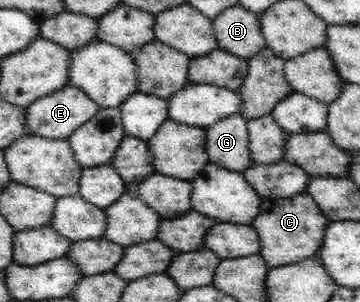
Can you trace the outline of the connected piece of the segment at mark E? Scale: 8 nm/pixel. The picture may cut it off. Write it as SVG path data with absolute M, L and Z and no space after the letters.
M66 84L58 91L35 99L25 107L25 127L34 135L54 139L67 138L77 127L80 127L81 123L92 119L99 109L99 105L84 91Z

